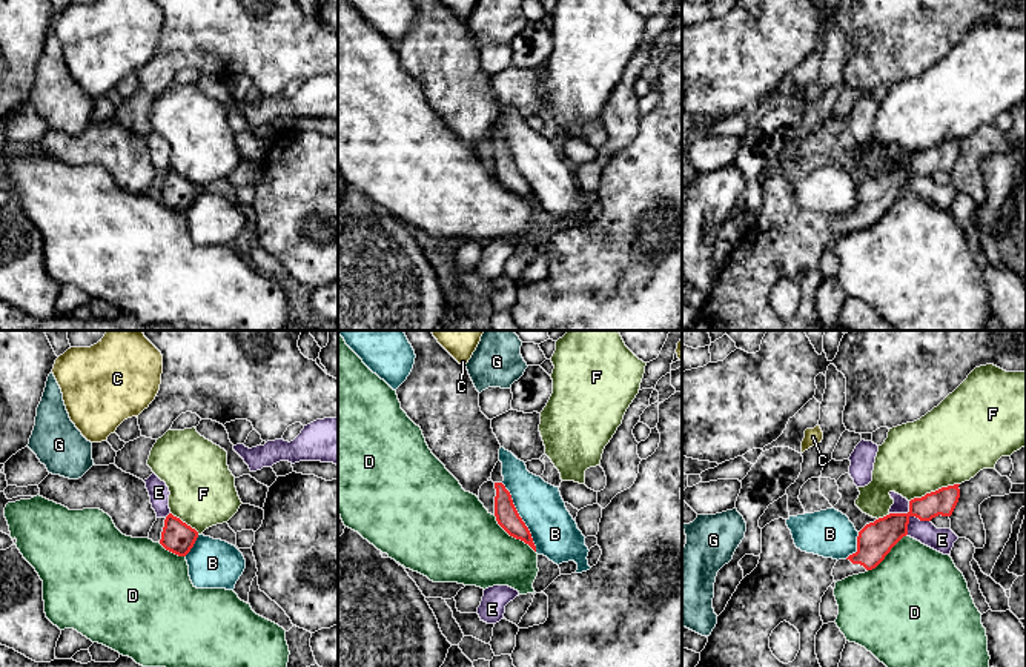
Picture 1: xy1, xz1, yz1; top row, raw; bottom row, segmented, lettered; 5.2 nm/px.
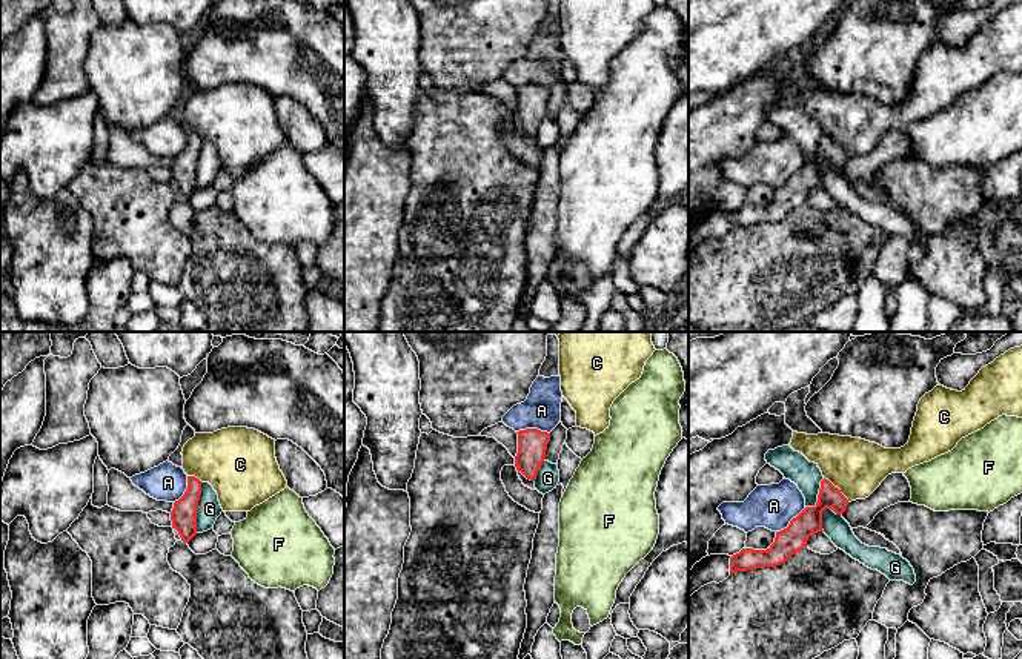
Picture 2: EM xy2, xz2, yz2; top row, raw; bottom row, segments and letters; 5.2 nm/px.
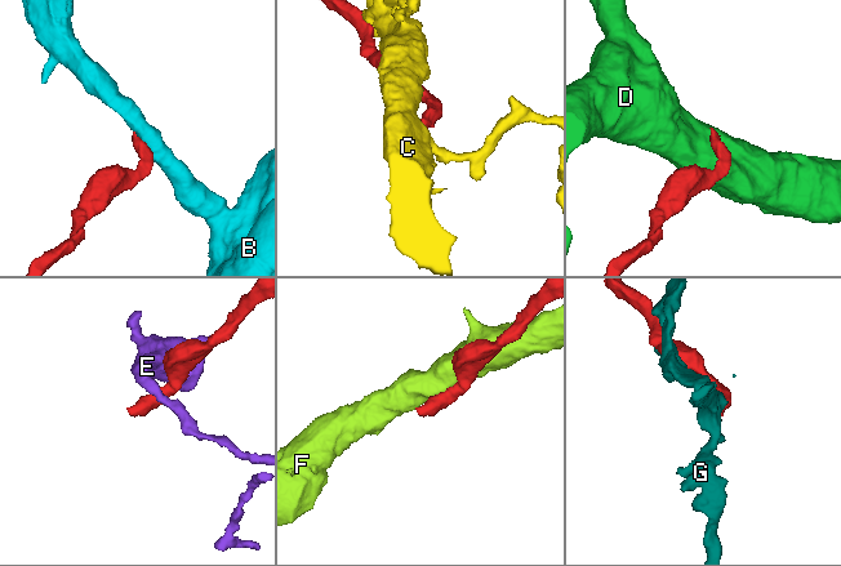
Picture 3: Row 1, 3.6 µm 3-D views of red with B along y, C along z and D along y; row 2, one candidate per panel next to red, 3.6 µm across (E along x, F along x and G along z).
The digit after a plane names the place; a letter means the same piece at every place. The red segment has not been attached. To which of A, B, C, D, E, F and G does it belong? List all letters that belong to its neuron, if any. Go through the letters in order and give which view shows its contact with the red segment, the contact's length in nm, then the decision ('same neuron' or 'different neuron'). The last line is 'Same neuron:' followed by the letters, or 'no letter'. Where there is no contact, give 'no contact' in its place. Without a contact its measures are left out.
A: meets red in xz2; contact 180 nm long; different neuron
B: meets red in xz1; contact 400 nm long; different neuron
C: meets red in yz2; contact 190 nm long; different neuron
D: meets red in xz1; contact 300 nm long; different neuron
E: meets red in yz1; contact 150 nm long; different neuron
F: meets red in yz1; contact 280 nm long; different neuron
G: meets red in xy2; contact 260 nm long; different neuron
Same neuron: no letter

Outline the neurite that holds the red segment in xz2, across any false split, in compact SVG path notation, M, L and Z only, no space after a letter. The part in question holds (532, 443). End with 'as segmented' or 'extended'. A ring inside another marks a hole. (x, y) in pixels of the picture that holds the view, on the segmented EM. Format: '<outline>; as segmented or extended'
M526 429L518 433L518 453L515 456L515 467L527 479L535 481L541 469L550 441L550 433L538 429Z; as segmented

